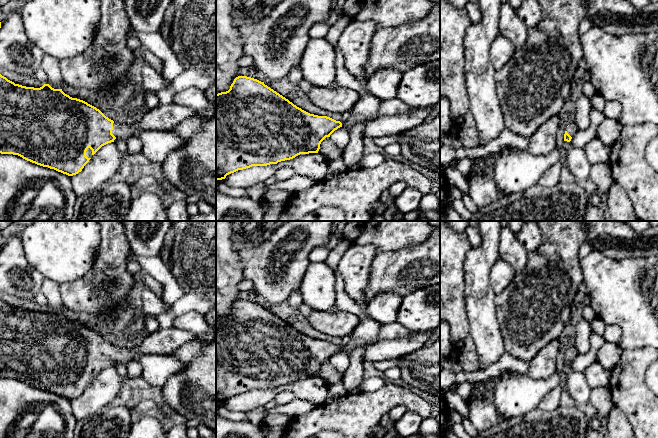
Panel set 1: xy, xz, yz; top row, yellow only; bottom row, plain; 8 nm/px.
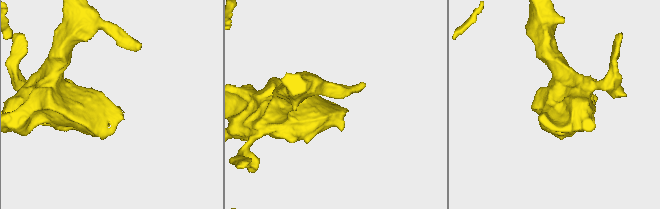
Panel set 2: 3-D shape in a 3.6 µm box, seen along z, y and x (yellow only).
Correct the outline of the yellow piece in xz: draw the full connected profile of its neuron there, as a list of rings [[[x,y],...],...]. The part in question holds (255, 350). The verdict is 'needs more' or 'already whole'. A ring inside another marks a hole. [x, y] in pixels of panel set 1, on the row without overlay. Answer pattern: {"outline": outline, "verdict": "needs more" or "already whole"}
{"outline": [[[238,300],[230,313],[216,318],[216,404],[252,390],[267,390],[290,384],[300,378],[318,377],[321,366],[340,351],[351,353],[358,347],[378,341],[381,325],[366,316],[350,334],[350,341],[343,347],[327,340],[310,338],[257,303]]], "verdict": "needs more"}

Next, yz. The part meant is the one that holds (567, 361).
{"outline": [[[571,346],[569,350],[566,352],[564,358],[564,365],[570,366],[572,361],[578,356],[578,351],[575,346]]], "verdict": "needs more"}

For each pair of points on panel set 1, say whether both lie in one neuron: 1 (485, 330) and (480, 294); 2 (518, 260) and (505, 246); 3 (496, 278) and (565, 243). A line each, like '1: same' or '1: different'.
1: same
2: same
3: different

